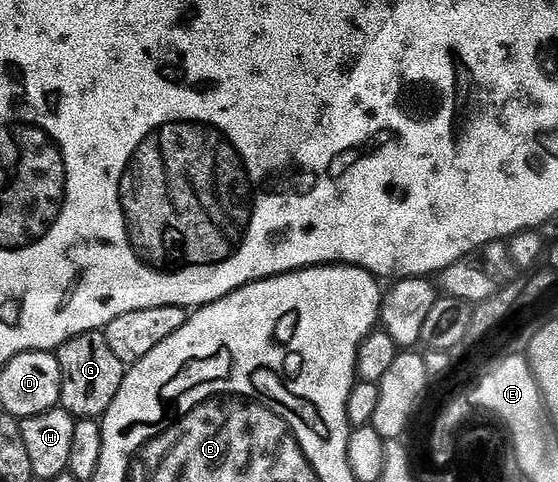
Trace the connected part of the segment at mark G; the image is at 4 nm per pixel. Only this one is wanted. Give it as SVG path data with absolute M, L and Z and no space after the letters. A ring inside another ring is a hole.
M102 330L86 331L57 348L61 365L61 397L63 410L80 419L102 420L103 414L113 405L113 397L123 384L128 368L117 361L113 349L109 349L106 334Z

